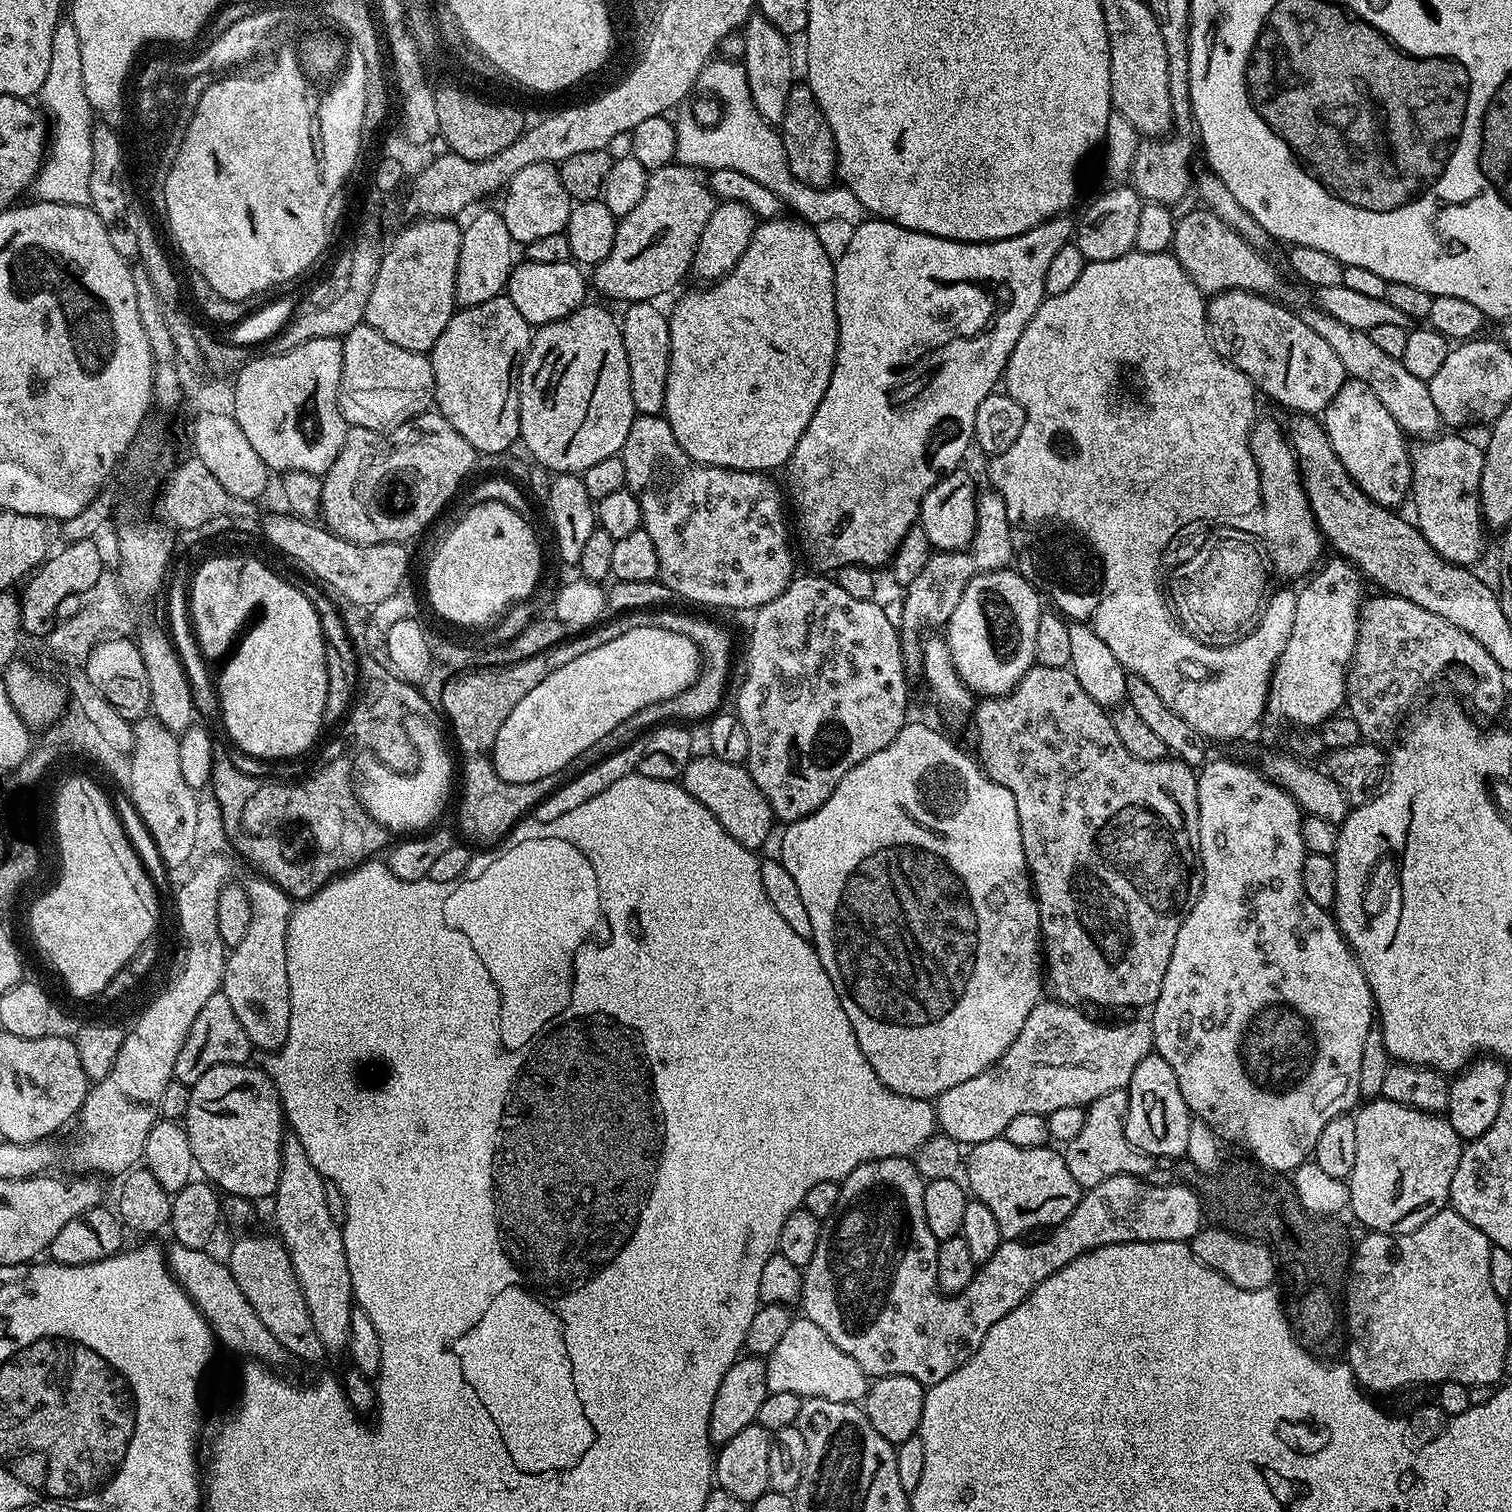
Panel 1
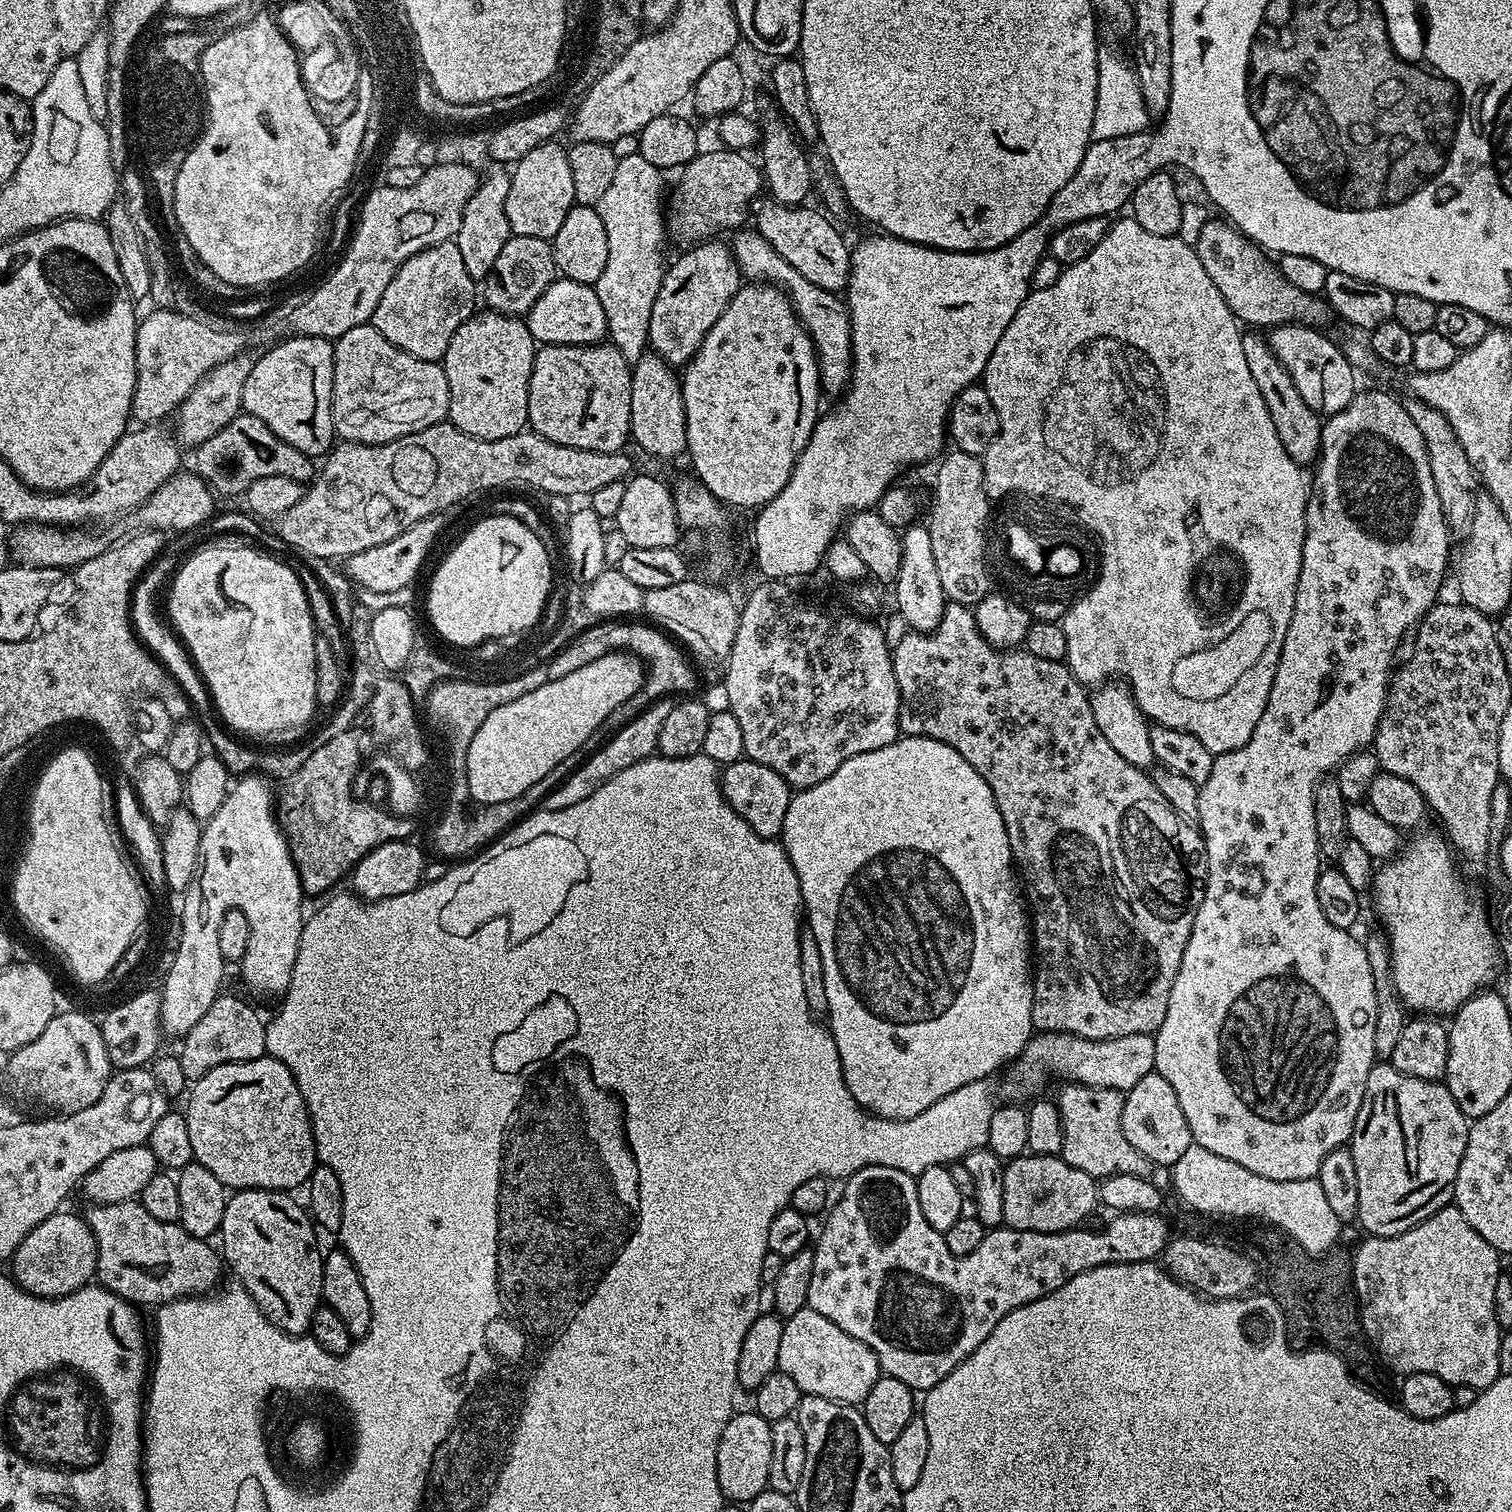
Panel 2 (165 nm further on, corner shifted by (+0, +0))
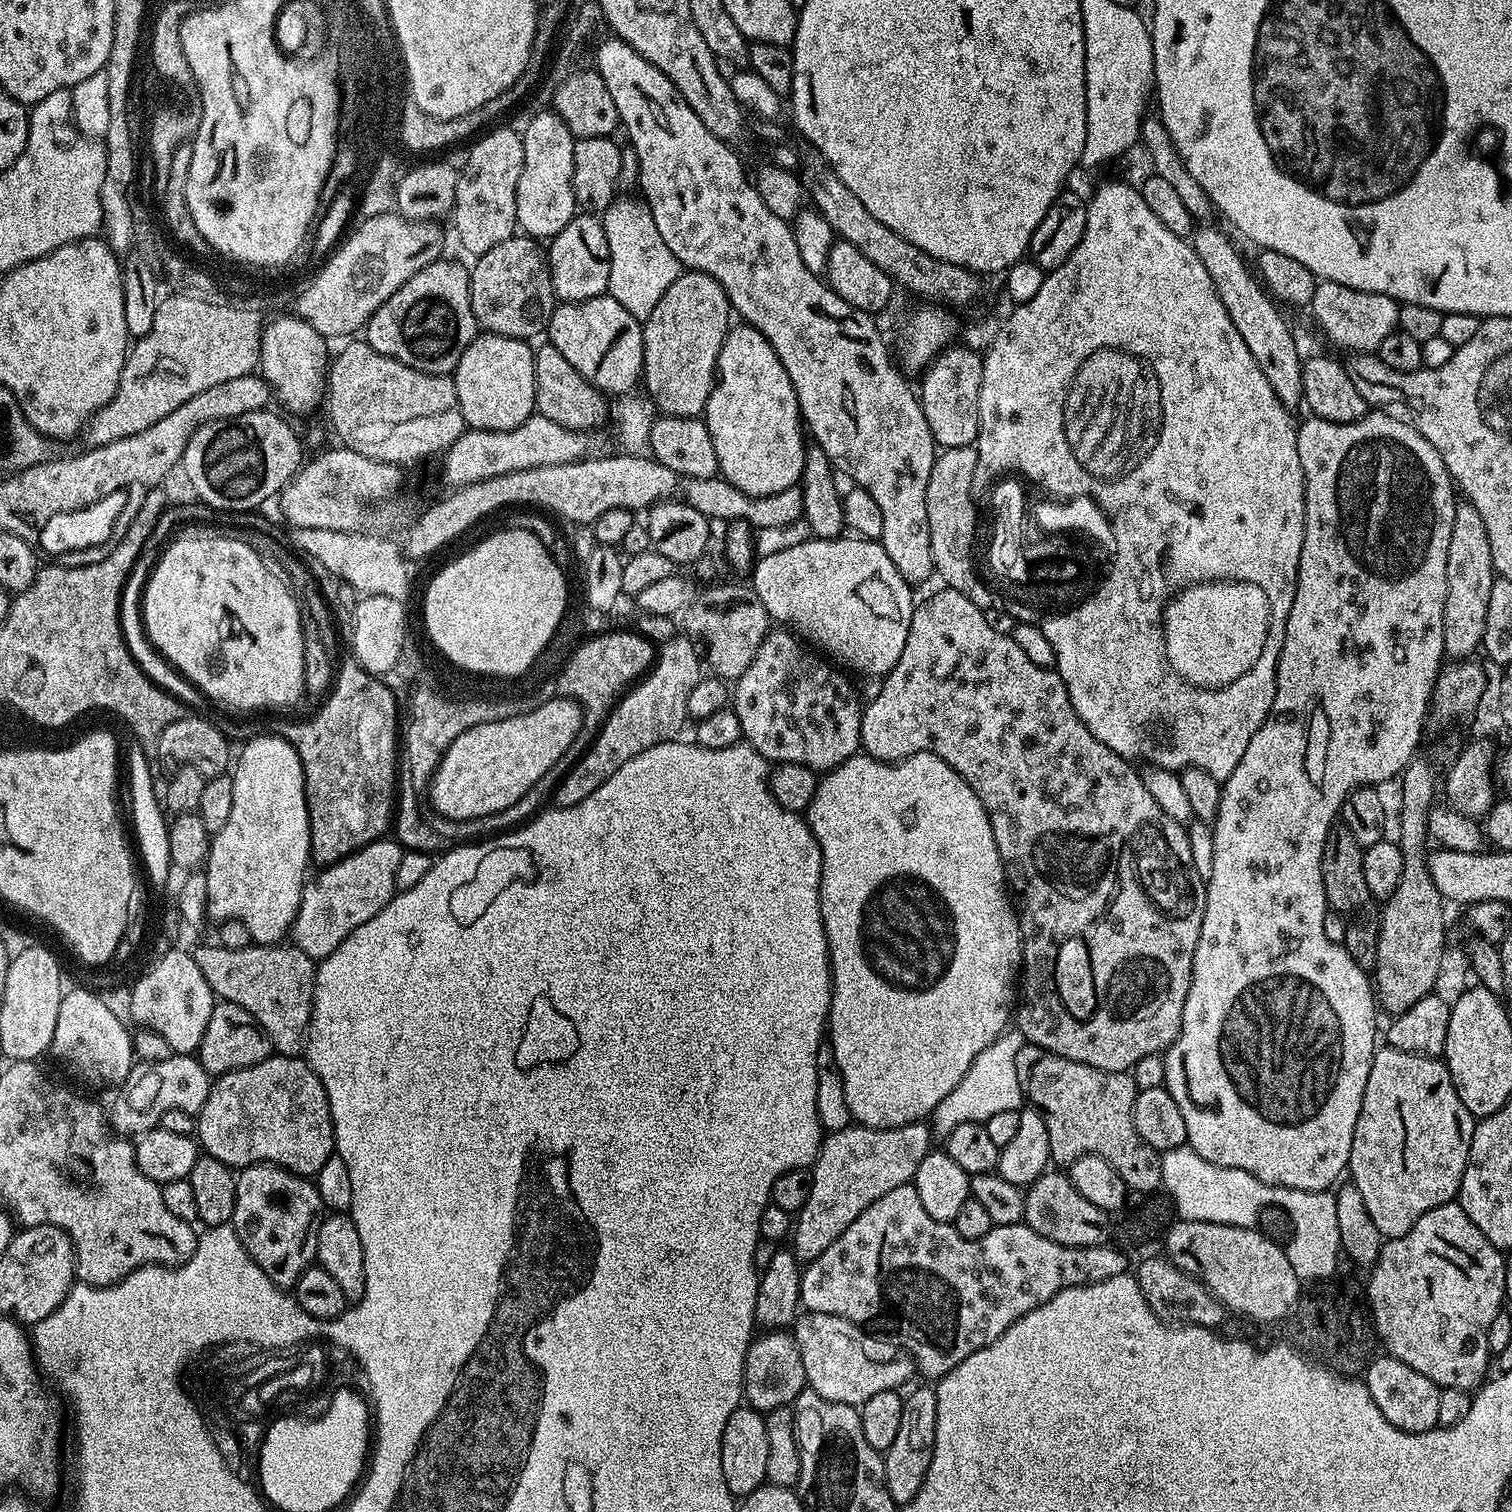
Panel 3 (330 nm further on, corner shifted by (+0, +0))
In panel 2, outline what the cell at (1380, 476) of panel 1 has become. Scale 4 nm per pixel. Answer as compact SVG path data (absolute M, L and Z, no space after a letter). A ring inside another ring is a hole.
M1357 391L1356 396L1338 414L1327 417L1323 421L1324 429L1320 439L1320 450L1318 453L1318 463L1315 465L1316 480L1314 476L1314 496L1320 499L1320 504L1309 503L1308 513L1306 514L1306 534L1304 535L1304 545L1302 546L1302 570L1298 578L1296 587L1296 597L1294 598L1294 614L1290 618L1290 626L1286 630L1286 638L1282 642L1282 654L1278 662L1278 674L1274 674L1274 686L1270 686L1270 702L1266 702L1266 710L1262 710L1262 718L1258 718L1258 726L1254 726L1254 734L1250 734L1250 742L1238 750L1230 750L1215 757L1210 771L1210 778L1199 785L1198 794L1198 827L1200 835L1204 837L1204 847L1208 855L1208 881L1204 887L1204 897L1198 906L1198 914L1194 918L1194 926L1190 930L1190 938L1186 942L1186 950L1182 954L1182 966L1178 966L1178 978L1174 978L1174 986L1170 990L1170 1006L1166 1006L1166 1018L1162 1018L1162 1026L1154 1034L1156 1045L1154 1046L1154 1071L1170 1086L1174 1086L1174 1094L1178 1094L1178 1106L1182 1106L1182 1114L1186 1114L1186 1122L1190 1126L1192 1142L1202 1146L1206 1150L1211 1150L1213 1154L1219 1154L1221 1158L1230 1158L1230 1162L1238 1162L1238 1166L1246 1166L1246 1170L1254 1170L1262 1178L1270 1178L1278 1182L1298 1182L1299 1180L1315 1180L1319 1177L1322 1170L1322 1162L1326 1159L1326 1154L1330 1150L1345 1147L1352 1139L1354 1122L1358 1118L1358 1110L1362 1106L1362 1098L1366 1090L1366 1078L1370 1074L1372 1065L1377 1063L1378 1057L1374 1050L1374 1022L1376 1021L1376 999L1374 998L1374 974L1370 970L1370 958L1366 954L1363 943L1352 937L1353 933L1346 928L1333 926L1322 914L1322 906L1318 906L1318 874L1322 867L1322 855L1320 853L1319 838L1315 832L1314 822L1314 794L1317 784L1327 777L1329 773L1340 767L1340 763L1348 756L1353 756L1356 752L1367 749L1375 741L1378 722L1384 713L1384 703L1388 701L1388 685L1394 675L1394 665L1397 663L1396 651L1400 648L1400 643L1404 640L1404 635L1411 633L1419 625L1426 613L1437 603L1440 587L1444 584L1444 571L1450 568L1450 552L1448 556L1448 536L1450 529L1448 523L1444 521L1442 514L1442 502L1438 502L1438 490L1434 486L1434 474L1430 474L1430 458L1426 450L1426 442L1422 442L1422 434L1418 426L1414 426L1414 418L1410 418L1407 407L1403 403L1399 404L1388 392L1364 392Z

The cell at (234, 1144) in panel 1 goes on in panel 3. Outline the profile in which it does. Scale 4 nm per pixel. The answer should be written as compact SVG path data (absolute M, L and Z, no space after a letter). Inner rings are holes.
M273 1054L268 1056L262 1062L258 1062L249 1068L239 1068L233 1072L226 1072L223 1076L215 1077L212 1080L212 1088L208 1092L206 1102L202 1106L202 1110L196 1116L195 1139L198 1141L199 1147L203 1149L207 1155L218 1158L218 1162L222 1162L227 1168L233 1170L243 1170L252 1167L253 1164L271 1164L278 1168L284 1168L288 1172L292 1172L295 1176L315 1177L318 1170L322 1170L322 1166L326 1163L326 1158L330 1158L334 1154L336 1139L334 1138L334 1122L330 1114L330 1102L326 1090L322 1086L322 1082L318 1078L318 1074L314 1074L314 1070L308 1065L307 1059L297 1056L281 1056Z

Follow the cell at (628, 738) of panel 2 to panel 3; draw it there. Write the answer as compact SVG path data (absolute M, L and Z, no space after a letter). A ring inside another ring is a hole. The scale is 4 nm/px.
M677 634L672 640L661 643L652 667L620 697L620 701L613 706L612 713L600 725L591 746L557 784L555 807L578 806L578 802L590 798L590 794L594 794L594 790L598 790L606 778L612 777L618 769L626 766L630 758L638 758L638 754L642 754L642 750L650 750L650 746L676 740L684 723L689 723L690 720L688 703L694 686L698 686L702 678L700 664L702 668L701 653L687 635Z

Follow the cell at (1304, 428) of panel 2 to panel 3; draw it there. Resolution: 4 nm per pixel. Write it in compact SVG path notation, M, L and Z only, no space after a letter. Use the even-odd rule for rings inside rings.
M1197 227L1190 237L1190 243L1198 258L1202 258L1202 266L1206 266L1206 274L1210 274L1210 282L1214 282L1218 298L1222 298L1222 306L1226 306L1226 314L1230 314L1230 322L1238 326L1238 334L1242 334L1246 350L1254 354L1258 370L1266 374L1266 382L1270 382L1274 394L1278 394L1278 402L1282 402L1282 406L1289 410L1301 407L1304 398L1302 355L1300 356L1300 348L1292 337L1291 326L1279 312L1281 309L1277 301L1269 295L1249 261L1247 264L1240 257L1235 242L1222 229Z

